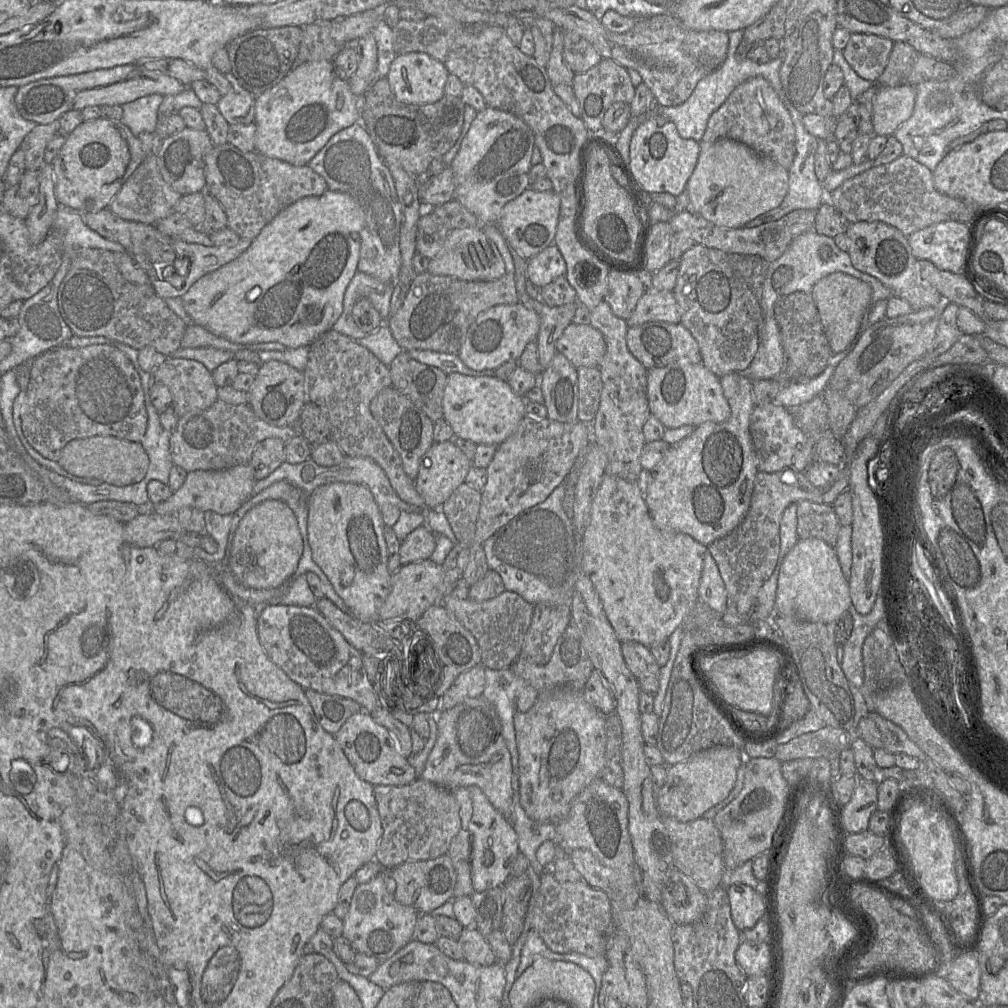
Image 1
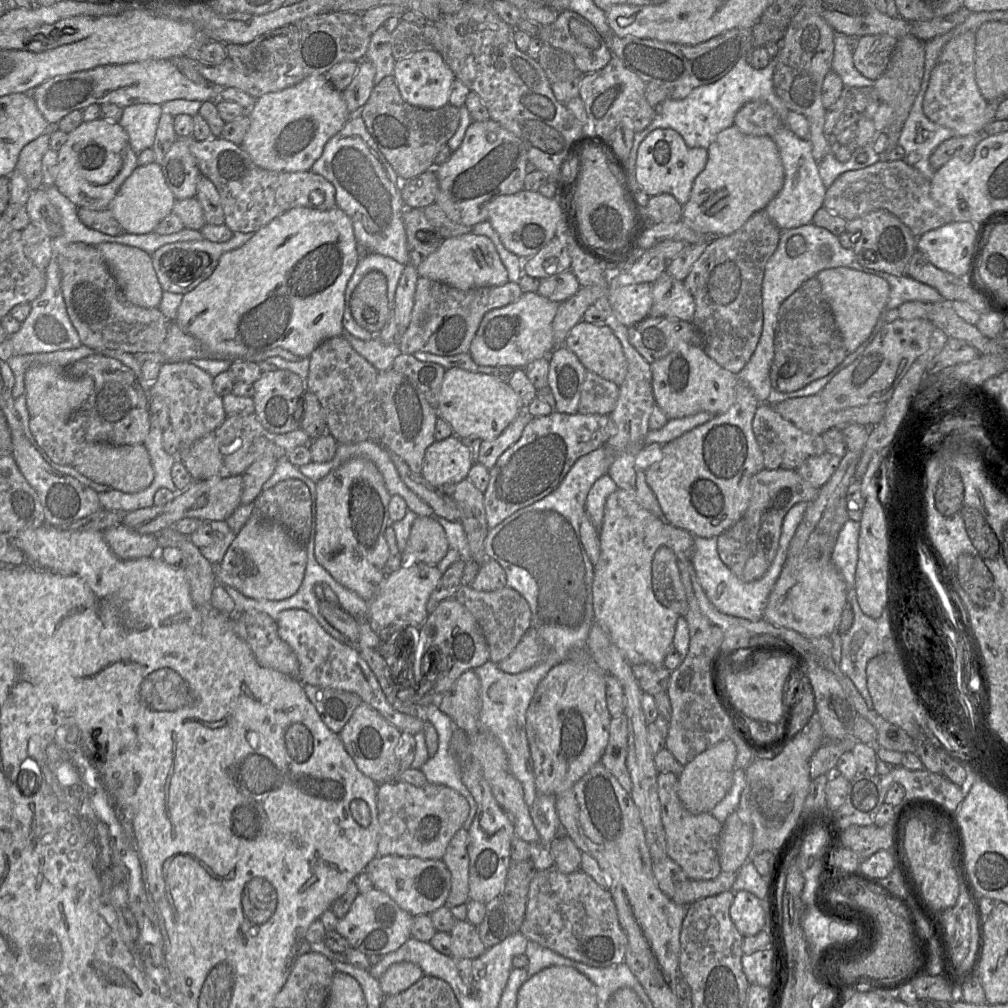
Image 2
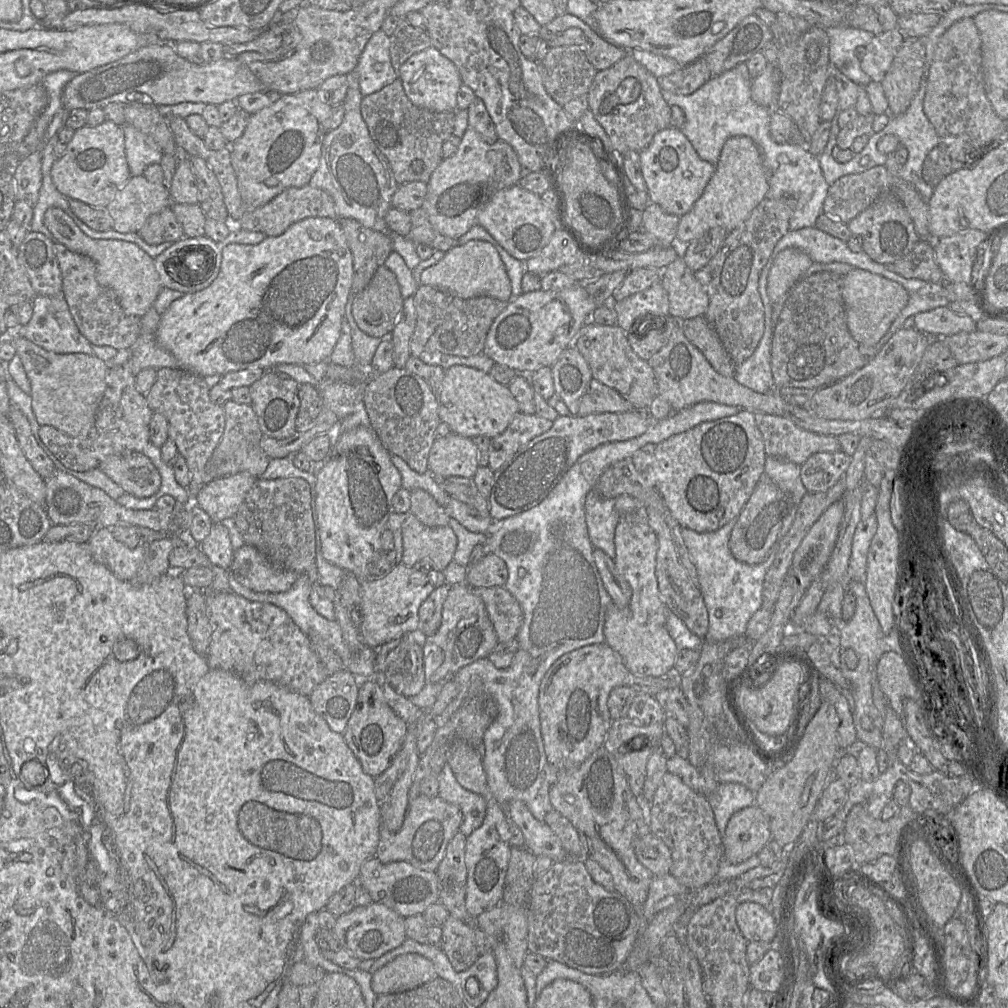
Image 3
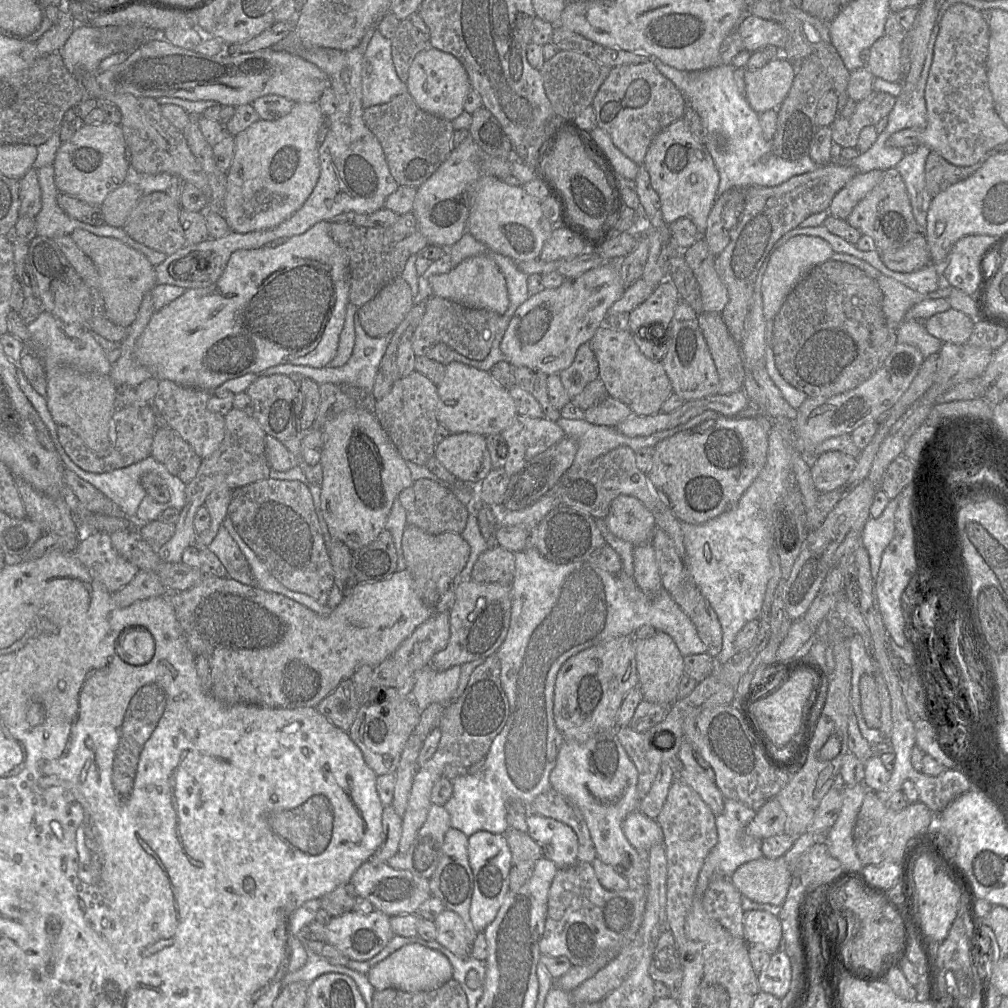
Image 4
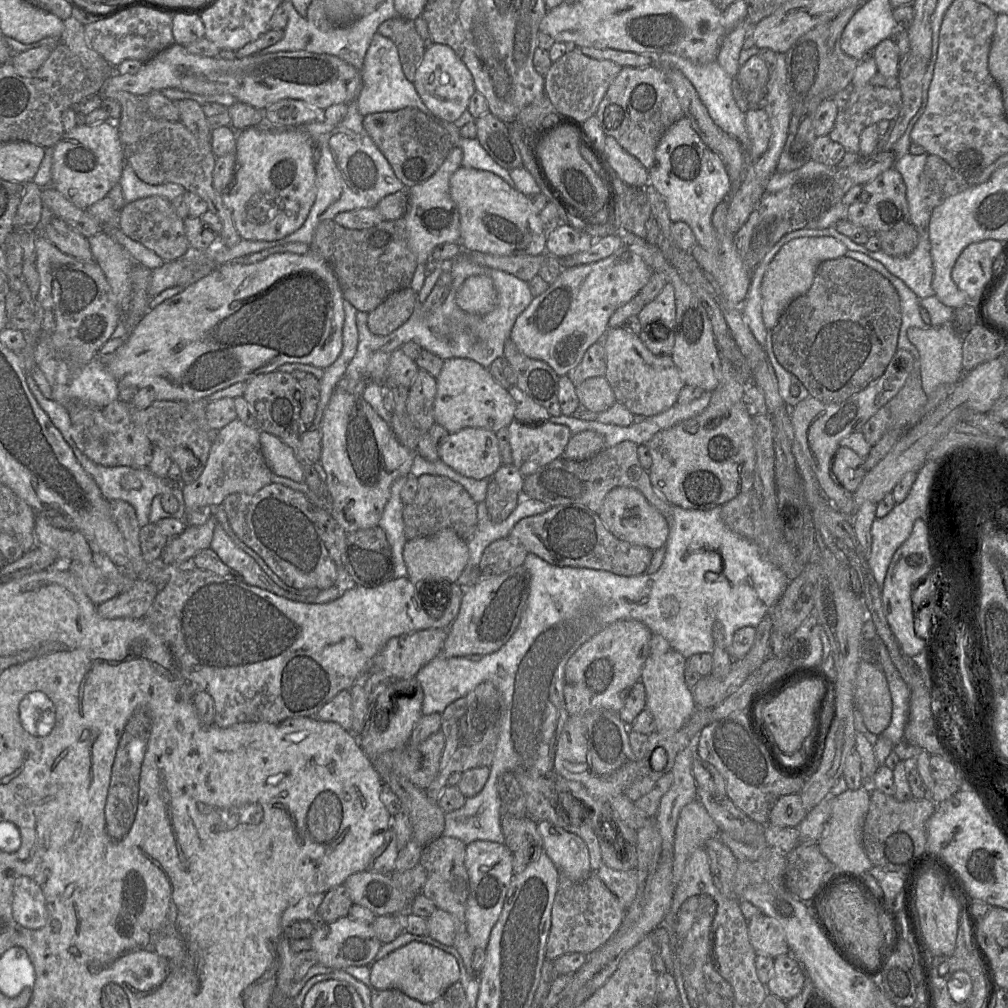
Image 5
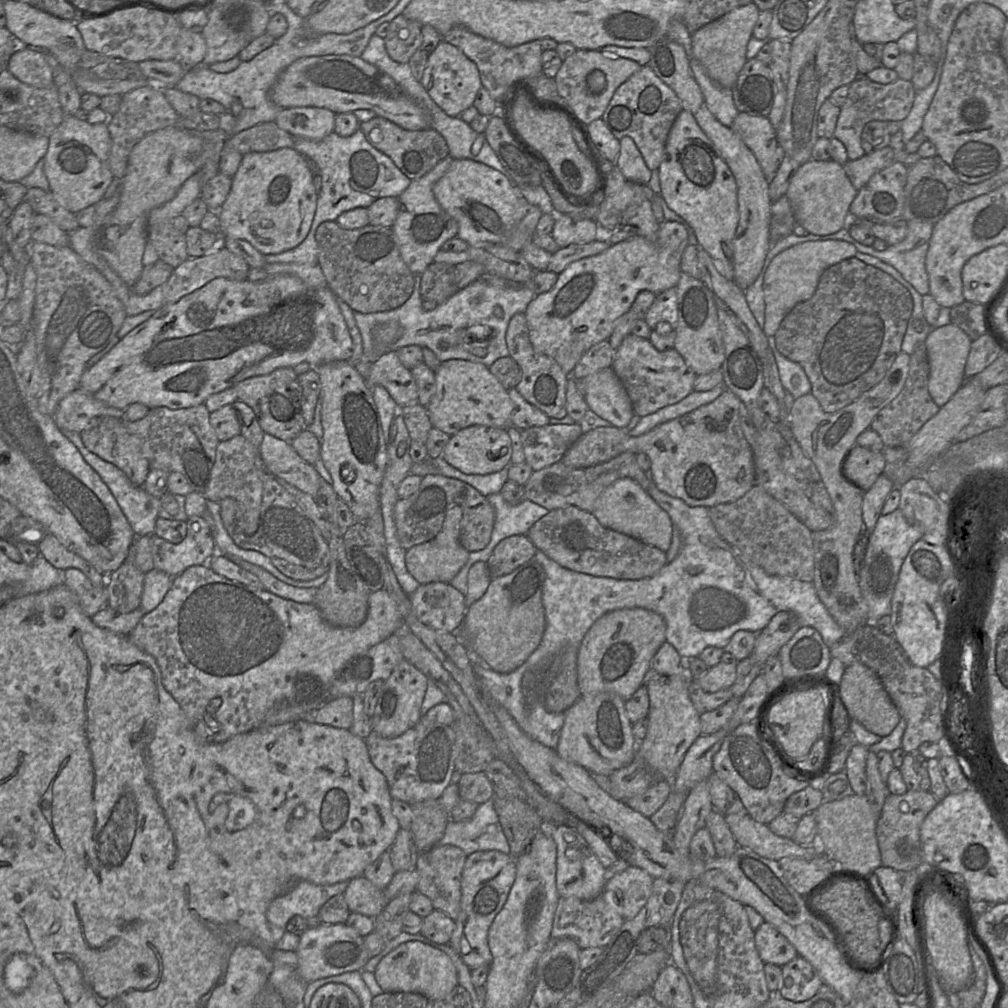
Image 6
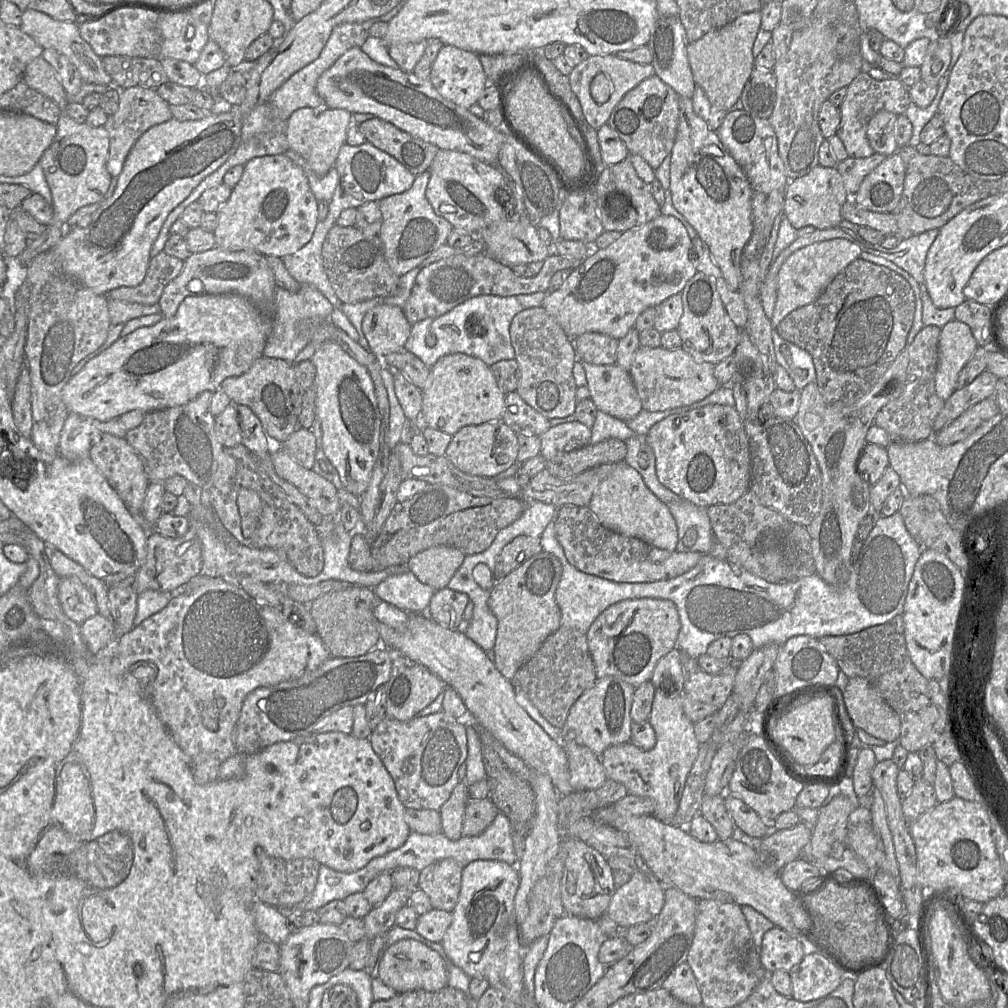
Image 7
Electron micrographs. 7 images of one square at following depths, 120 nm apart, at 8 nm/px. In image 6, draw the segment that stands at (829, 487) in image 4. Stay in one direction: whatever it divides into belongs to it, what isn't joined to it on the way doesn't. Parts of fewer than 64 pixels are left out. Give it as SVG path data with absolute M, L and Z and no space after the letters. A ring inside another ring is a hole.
M855 444L843 462L842 473L847 480L866 492L883 474L885 466L883 451L872 451Z

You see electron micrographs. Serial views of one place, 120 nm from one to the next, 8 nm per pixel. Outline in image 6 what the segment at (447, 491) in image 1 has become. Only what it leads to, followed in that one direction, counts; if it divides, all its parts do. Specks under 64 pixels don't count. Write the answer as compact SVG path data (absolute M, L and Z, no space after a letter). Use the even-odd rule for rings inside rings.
M473 425L450 436L442 453L443 459L465 474L485 475L502 470L511 464L512 441L506 428Z

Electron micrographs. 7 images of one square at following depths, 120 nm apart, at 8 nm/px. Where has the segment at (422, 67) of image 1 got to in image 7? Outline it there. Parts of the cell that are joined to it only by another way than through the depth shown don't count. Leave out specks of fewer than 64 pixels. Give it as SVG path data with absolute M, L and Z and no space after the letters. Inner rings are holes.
M443 45L428 78L439 94L468 109L479 100L487 77L476 53Z

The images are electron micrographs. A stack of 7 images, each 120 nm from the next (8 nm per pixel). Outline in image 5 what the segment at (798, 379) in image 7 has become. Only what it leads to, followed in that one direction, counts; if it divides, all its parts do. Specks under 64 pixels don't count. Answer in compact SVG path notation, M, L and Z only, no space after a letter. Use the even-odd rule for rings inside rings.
M767 331L766 342L763 346L766 358L770 362L778 382L778 392L787 406L796 406L799 402L809 397L809 392L804 385L791 373L786 371L777 361L772 347L772 334Z

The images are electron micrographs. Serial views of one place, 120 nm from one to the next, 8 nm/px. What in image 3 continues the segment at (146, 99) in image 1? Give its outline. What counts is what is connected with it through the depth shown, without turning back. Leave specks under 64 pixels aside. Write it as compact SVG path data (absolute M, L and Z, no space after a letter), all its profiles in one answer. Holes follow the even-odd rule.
M127 123L122 128L131 176L142 176L149 165L160 164L163 152L152 137Z

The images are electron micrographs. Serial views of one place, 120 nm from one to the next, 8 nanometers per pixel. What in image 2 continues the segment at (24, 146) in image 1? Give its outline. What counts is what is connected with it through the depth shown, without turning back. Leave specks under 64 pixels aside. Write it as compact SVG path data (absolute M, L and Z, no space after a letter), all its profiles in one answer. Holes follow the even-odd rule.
M43 133L20 152L13 173L18 173L25 178L30 191L43 188L42 159L49 148L50 136Z

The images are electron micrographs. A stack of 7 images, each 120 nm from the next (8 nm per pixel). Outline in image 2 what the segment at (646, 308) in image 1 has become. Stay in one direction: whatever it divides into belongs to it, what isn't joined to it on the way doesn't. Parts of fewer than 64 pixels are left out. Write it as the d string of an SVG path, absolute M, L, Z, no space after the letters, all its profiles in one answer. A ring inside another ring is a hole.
M663 272L652 283L652 298L650 317L676 318L692 322L695 302L683 281Z

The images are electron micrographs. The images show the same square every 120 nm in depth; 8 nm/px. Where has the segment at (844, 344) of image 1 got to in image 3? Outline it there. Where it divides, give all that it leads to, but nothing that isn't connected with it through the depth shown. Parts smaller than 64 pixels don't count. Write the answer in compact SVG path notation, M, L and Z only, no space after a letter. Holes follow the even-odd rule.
M813 263L803 276L819 272L844 276L842 297L847 327L852 337L865 347L875 346L880 341L909 300L909 294L901 284L846 263Z

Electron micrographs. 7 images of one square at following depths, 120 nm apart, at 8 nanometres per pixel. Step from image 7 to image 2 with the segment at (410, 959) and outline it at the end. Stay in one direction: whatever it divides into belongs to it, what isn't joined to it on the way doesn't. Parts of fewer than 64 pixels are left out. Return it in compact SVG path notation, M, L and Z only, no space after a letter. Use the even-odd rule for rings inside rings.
M398 962L390 965L379 978L384 995L397 995L424 976L422 969L411 962Z

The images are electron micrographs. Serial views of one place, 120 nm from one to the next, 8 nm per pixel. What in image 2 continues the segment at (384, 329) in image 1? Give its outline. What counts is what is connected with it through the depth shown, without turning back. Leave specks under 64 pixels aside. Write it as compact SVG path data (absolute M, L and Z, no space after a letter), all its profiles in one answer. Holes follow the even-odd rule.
M345 330L341 336L378 372L392 368L395 358L401 354L398 343L385 344L377 336L368 341L363 341L352 336Z

